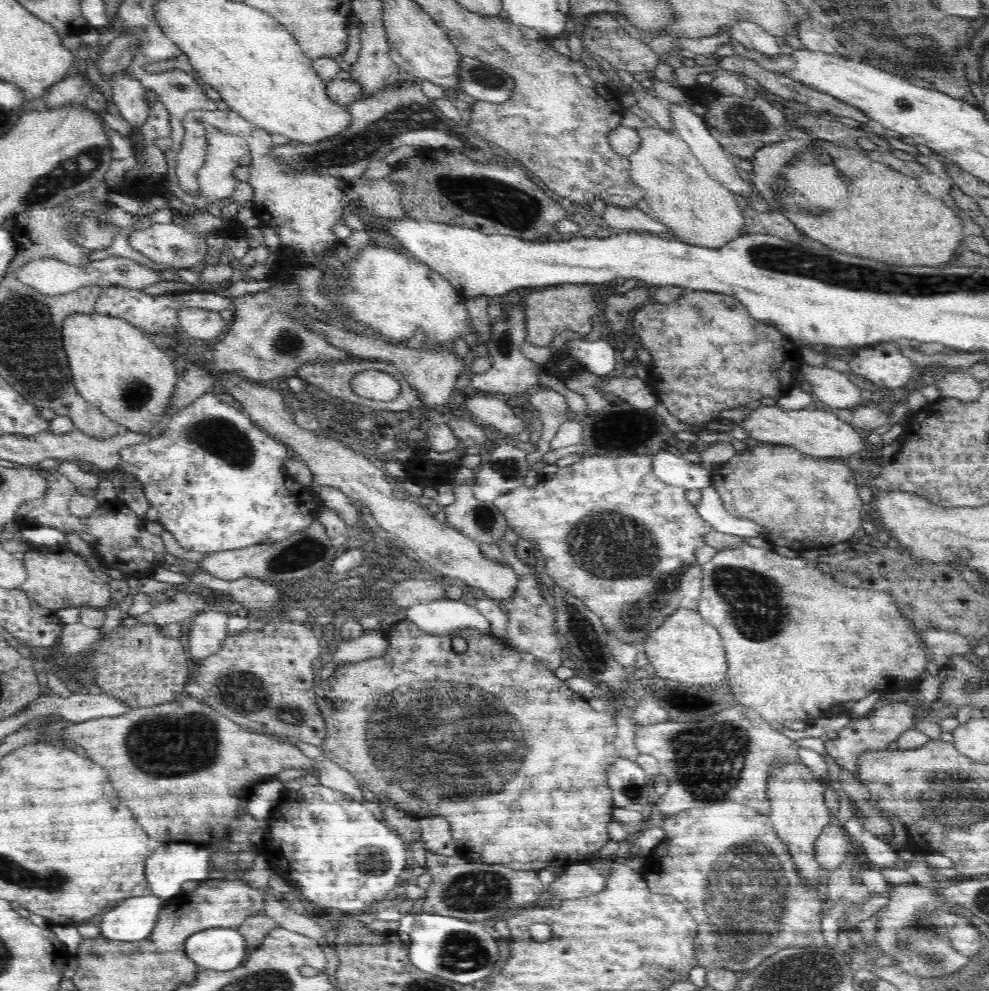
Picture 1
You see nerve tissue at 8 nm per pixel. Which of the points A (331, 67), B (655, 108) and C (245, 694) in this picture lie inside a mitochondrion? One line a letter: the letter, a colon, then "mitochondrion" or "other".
A: other
B: other
C: mitochondrion

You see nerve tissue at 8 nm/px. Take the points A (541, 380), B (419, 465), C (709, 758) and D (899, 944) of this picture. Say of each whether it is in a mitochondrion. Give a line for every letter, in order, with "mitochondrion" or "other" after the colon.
A: other
B: other
C: mitochondrion
D: mitochondrion

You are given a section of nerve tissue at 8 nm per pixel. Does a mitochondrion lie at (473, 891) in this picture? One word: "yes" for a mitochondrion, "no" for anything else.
yes

